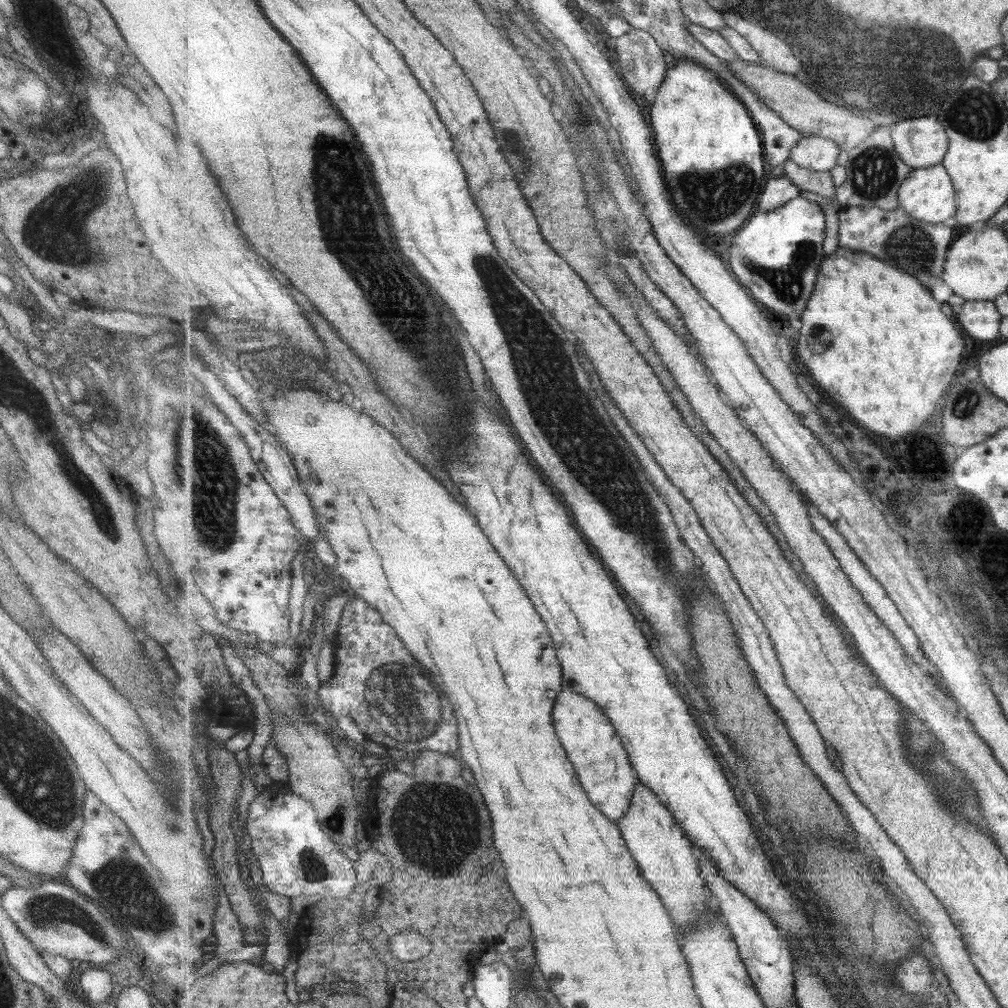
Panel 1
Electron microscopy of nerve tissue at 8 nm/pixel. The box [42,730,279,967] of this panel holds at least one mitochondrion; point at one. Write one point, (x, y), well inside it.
(123, 887)

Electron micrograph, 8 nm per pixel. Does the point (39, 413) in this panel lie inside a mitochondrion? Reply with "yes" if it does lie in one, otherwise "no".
no

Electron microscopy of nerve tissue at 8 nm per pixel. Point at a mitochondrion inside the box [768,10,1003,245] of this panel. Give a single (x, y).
(874, 171)

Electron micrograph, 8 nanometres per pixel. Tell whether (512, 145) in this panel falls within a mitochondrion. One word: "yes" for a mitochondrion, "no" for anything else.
yes

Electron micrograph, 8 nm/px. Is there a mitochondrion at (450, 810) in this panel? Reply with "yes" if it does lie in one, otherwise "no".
yes

